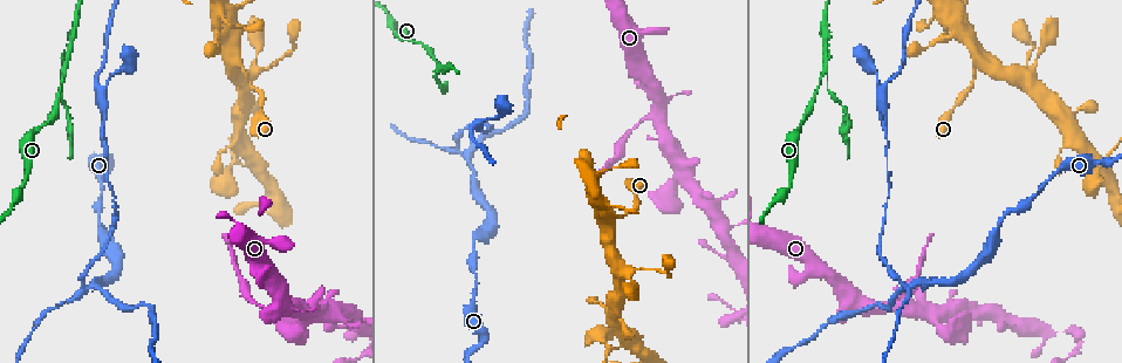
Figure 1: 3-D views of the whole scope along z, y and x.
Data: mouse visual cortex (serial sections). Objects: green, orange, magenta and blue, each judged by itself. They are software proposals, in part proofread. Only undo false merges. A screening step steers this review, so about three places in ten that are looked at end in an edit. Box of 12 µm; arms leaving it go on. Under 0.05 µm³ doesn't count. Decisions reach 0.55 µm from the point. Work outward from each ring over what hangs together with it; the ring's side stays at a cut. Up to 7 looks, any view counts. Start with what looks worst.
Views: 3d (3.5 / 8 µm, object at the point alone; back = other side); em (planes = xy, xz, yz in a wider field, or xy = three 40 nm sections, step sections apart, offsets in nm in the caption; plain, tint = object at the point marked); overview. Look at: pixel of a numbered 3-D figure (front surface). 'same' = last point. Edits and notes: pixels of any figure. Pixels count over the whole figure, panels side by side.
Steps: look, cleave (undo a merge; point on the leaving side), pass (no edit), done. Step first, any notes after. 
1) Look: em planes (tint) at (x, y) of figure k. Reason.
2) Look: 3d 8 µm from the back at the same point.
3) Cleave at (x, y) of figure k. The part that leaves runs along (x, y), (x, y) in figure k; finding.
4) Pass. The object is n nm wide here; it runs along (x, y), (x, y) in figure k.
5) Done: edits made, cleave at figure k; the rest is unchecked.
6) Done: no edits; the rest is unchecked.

Look: 3d 8 µm at (912, 286) of figure 1. Thin neck.

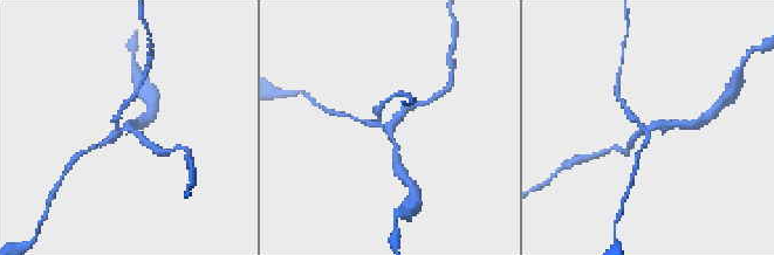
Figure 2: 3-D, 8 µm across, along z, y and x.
Look: em planes (tint) at (650, 125) of figure 2. 4 arms meet here; the arms are 150, 200, 200, 200 nm wide.

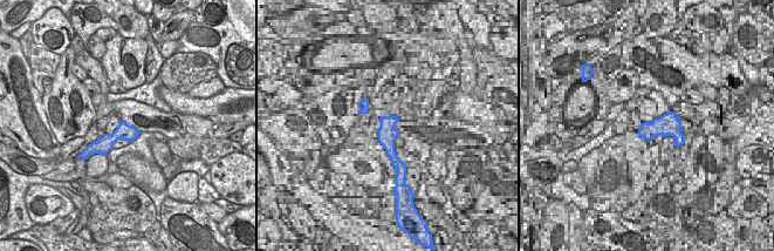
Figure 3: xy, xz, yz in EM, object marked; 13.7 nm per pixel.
Cleave at (377, 109) of figure 2. A second cell is stuck on.

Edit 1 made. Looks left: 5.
Look: overview. Redraw.

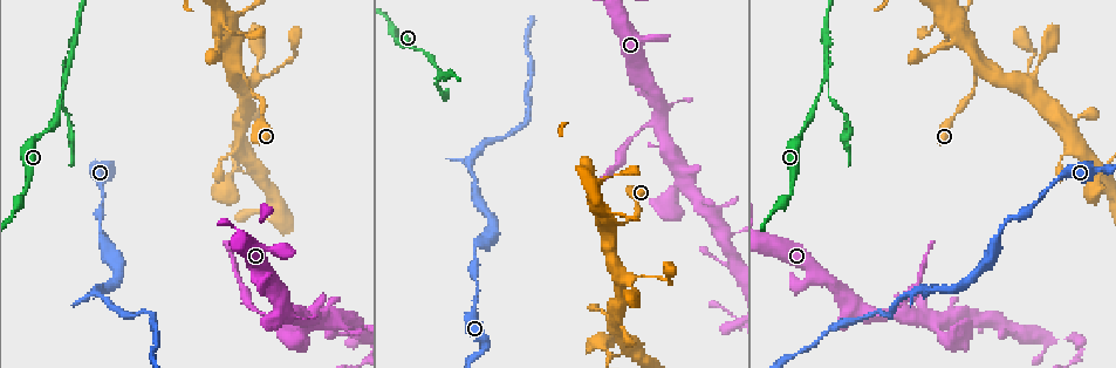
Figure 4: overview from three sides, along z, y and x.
Look: 3d 3.5 µm at (438, 74) of figure 4.

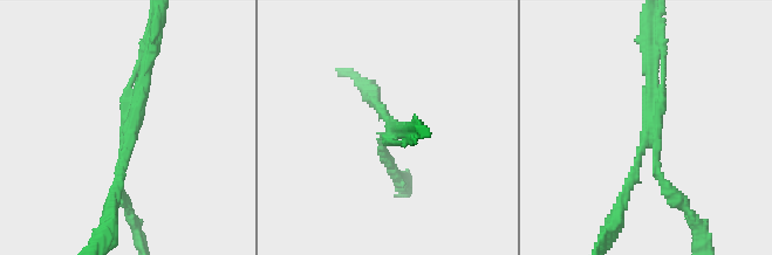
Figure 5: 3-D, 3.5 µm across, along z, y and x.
Look: em planes (tint) at (391, 122) of figure 5. 3 arms meet here; the arms are 100, 150, 150 nm wide; shape alone is not enough.

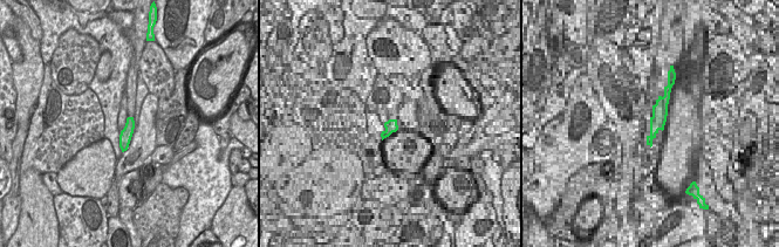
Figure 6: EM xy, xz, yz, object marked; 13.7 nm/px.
Cleave at (664, 186) of figure 5. The part that leaves runs along (656, 149), (658, 174), (706, 242) in figure 5; a second cell is stuck on.

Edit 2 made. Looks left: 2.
Look: 3d 8 µm at (875, 316) of figure 4. Small branch off a trunk.

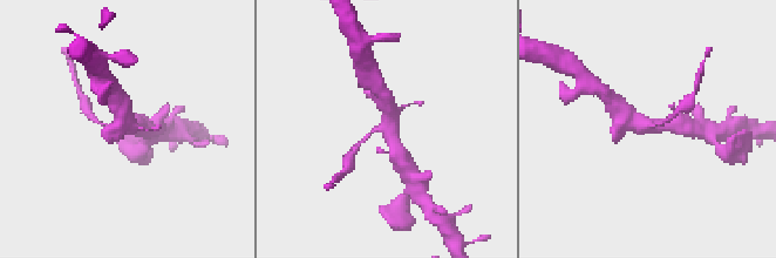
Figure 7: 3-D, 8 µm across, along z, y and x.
Look: em planes (tint) at (382, 128) of figure 7.

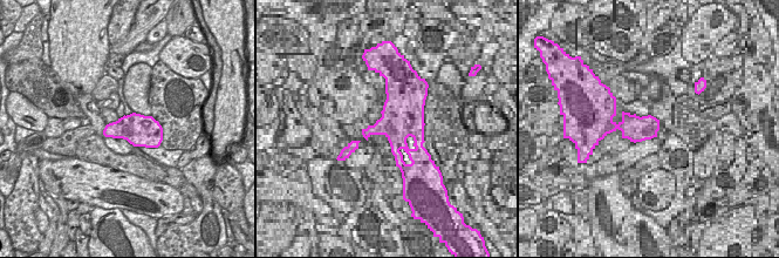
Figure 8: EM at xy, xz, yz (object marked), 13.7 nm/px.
Cleave at (355, 148) of figure 7. The part that leaves runs along (373, 133), (353, 149), (348, 161) in figure 7; a second cell is stuck on.

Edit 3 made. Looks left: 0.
Done: edits made, cleave at figure 2, cleave at figure 5, cleave at figure 7; the rest is unchecked.

